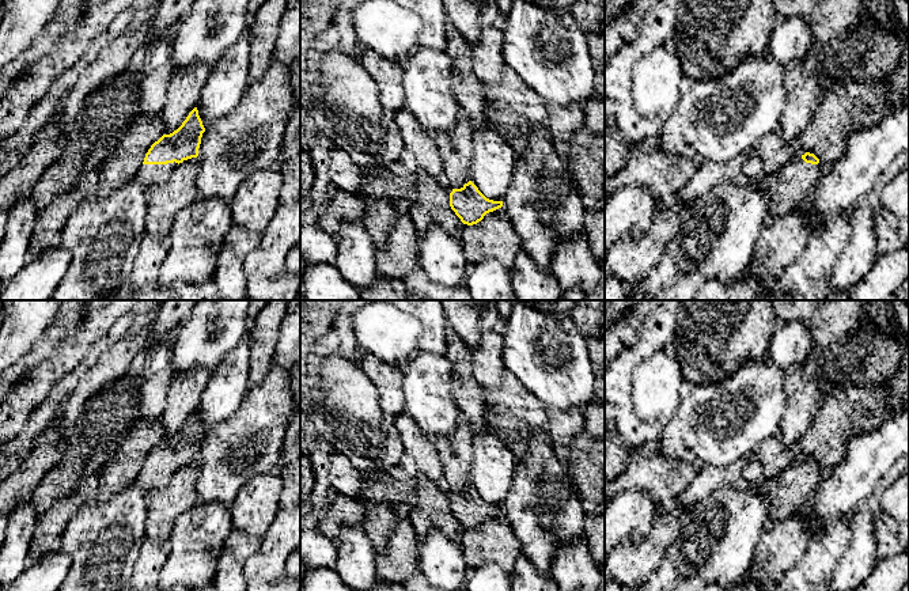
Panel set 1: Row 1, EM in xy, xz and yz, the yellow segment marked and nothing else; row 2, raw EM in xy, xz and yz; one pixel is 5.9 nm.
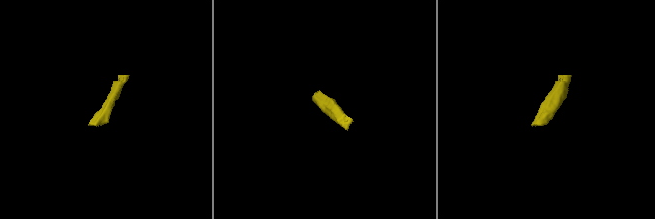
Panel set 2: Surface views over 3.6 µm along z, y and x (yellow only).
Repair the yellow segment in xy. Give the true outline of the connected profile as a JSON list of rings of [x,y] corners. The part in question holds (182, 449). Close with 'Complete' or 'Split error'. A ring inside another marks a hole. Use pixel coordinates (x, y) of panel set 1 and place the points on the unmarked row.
[[[194,412],[177,435],[163,439],[151,450],[133,484],[145,492],[166,486],[179,467],[198,461],[204,436]]]. Split error

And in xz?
[[[444,482],[440,488],[450,496],[450,511],[463,529],[477,529],[486,518],[503,511],[503,505],[486,503],[471,485],[461,493],[452,493]]]. Split error

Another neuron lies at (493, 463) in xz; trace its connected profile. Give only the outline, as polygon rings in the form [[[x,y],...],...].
[[[471,429],[471,486],[489,504],[501,505],[512,484],[518,458],[491,431]]]

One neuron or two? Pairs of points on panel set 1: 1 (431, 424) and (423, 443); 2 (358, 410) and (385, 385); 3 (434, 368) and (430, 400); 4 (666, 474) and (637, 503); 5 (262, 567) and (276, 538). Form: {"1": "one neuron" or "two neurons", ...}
{"1": "two neurons", "2": "two neurons", "3": "one neuron", "4": "two neurons", "5": "one neuron"}

